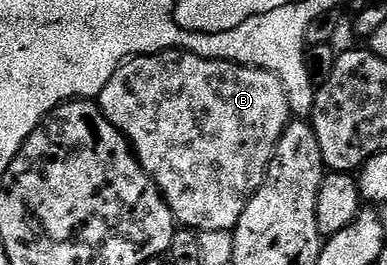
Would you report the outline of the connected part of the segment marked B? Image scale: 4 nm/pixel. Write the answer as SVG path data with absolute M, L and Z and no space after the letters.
M185 49L125 61L96 104L130 140L138 161L174 212L175 222L198 233L237 227L240 215L266 181L278 144L292 120L290 94L272 71L208 59Z

